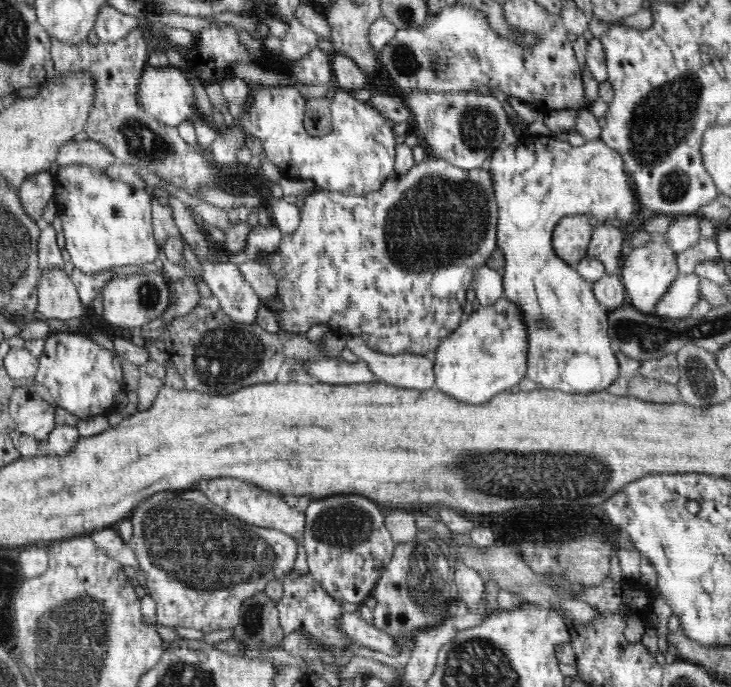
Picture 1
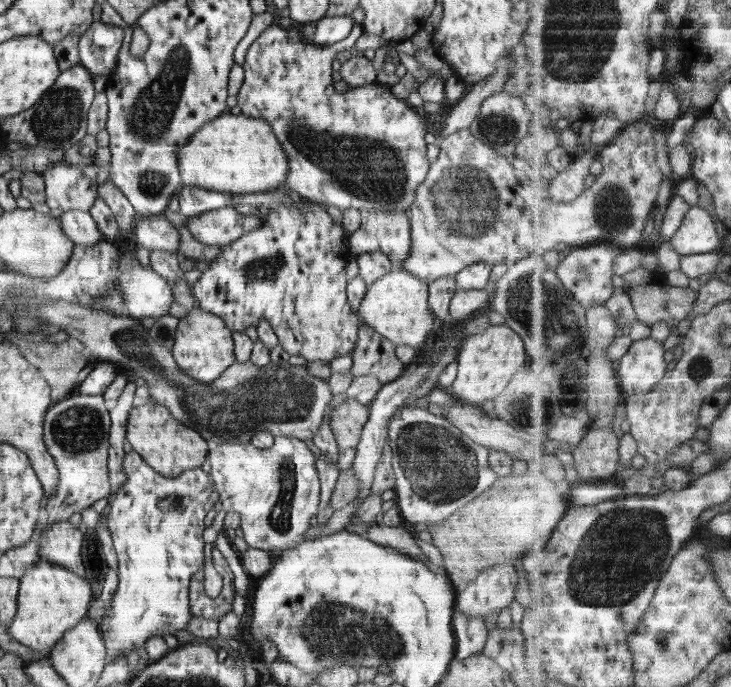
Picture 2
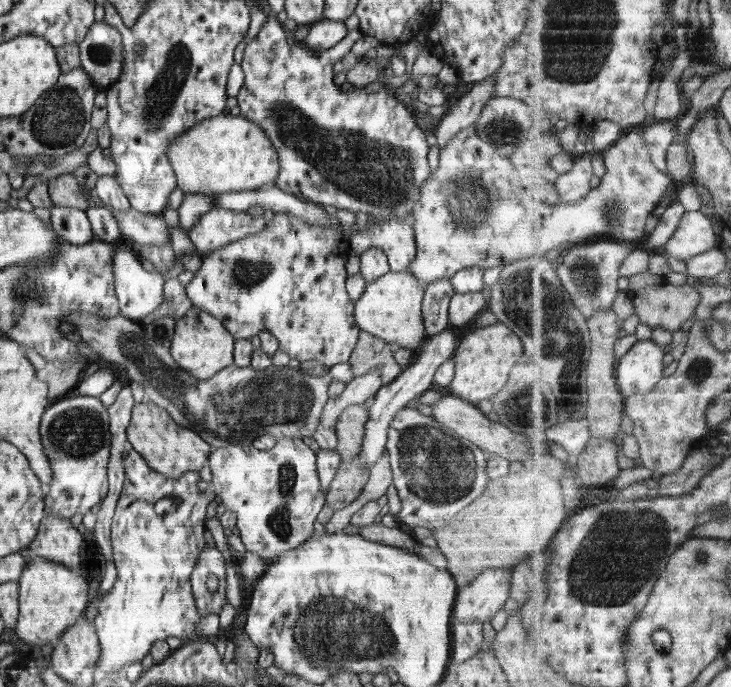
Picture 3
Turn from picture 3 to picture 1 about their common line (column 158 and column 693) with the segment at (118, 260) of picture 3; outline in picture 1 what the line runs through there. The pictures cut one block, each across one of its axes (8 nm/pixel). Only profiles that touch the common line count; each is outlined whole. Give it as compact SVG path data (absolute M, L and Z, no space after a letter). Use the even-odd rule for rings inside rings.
M695 273L679 274L672 282L670 288L663 298L658 300L655 306L655 315L665 319L683 319L691 316L694 305L700 300L701 291L698 287L699 277Z

